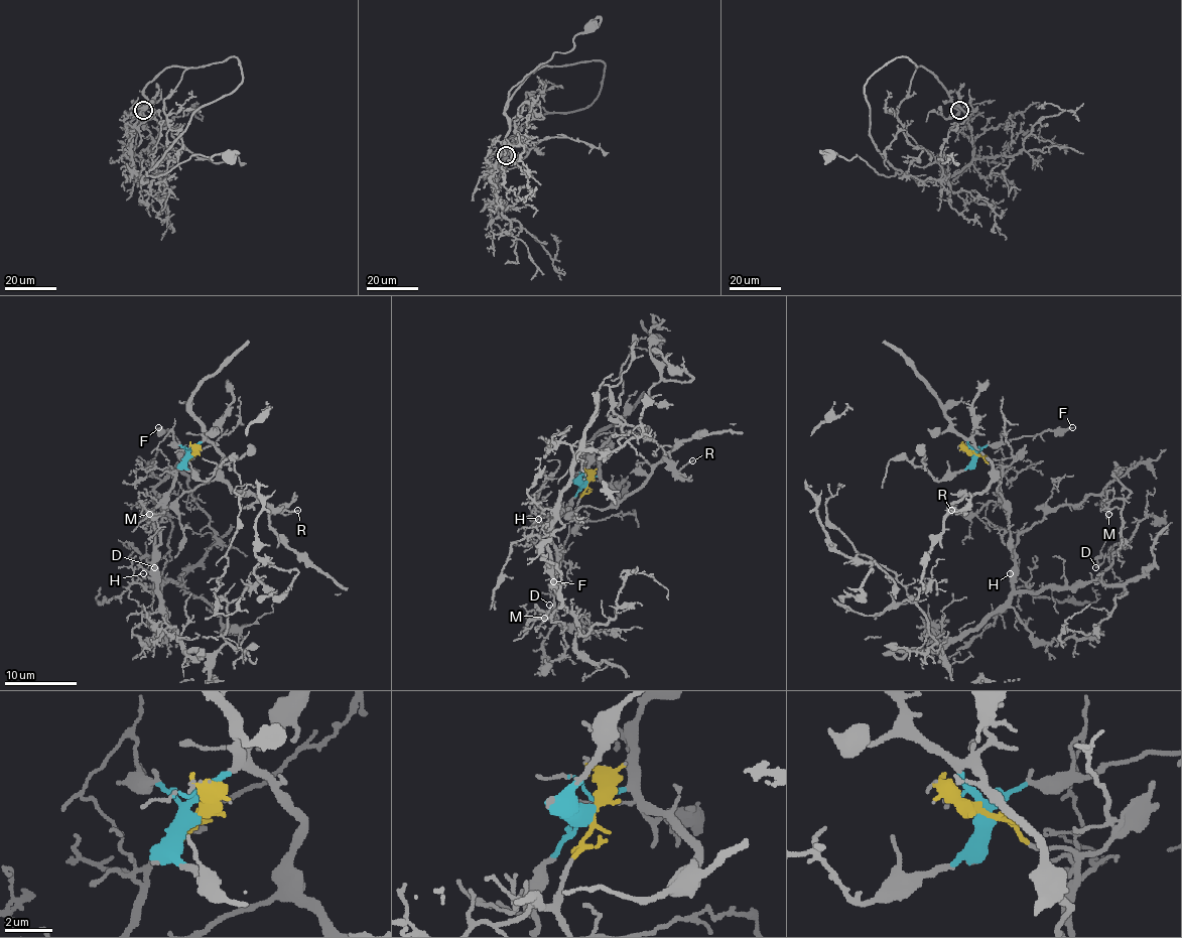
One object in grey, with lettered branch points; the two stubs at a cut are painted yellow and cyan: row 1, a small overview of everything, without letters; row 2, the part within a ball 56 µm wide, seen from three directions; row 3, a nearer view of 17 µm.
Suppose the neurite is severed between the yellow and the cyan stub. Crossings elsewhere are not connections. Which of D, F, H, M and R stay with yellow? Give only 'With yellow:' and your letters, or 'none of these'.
With yellow: D, H, M

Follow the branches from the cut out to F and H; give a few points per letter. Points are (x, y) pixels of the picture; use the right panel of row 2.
F: (974, 454), (991, 444), (1072, 428)
H: (974, 454), (1001, 467), (1008, 530), (1003, 541), (1014, 562), (1014, 587), (1030, 590), (1010, 573)

